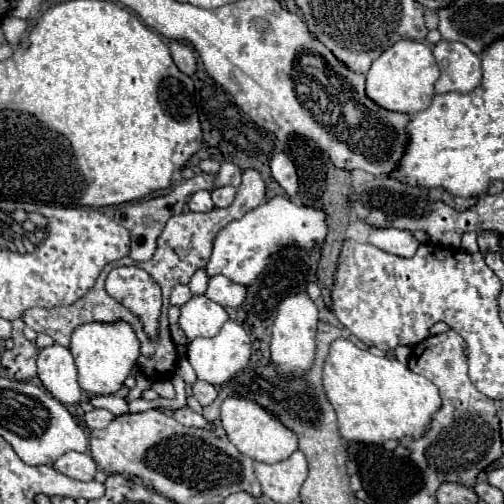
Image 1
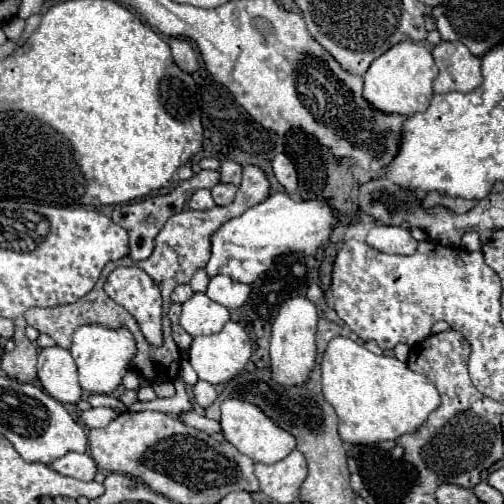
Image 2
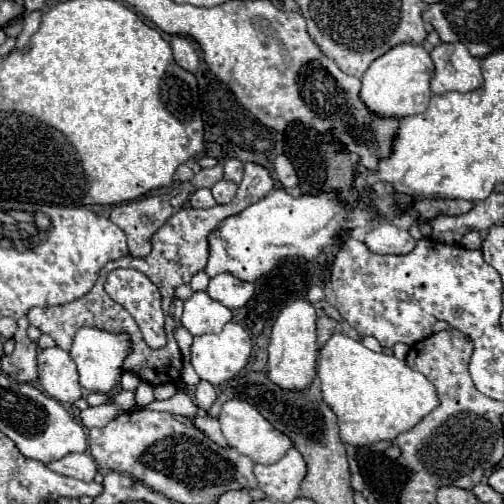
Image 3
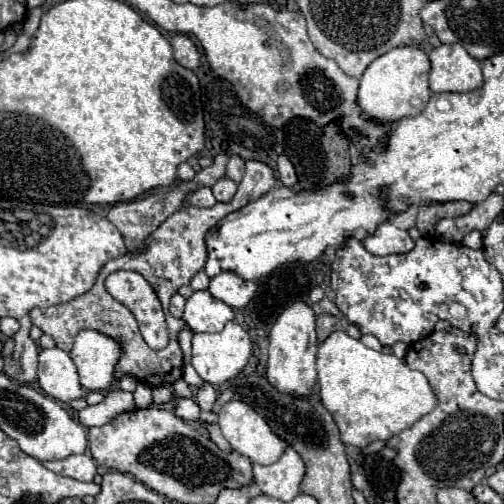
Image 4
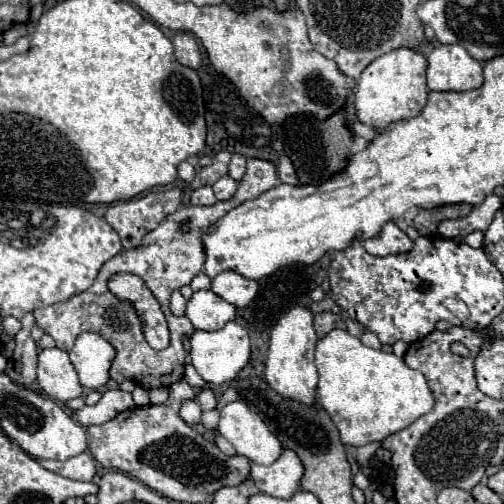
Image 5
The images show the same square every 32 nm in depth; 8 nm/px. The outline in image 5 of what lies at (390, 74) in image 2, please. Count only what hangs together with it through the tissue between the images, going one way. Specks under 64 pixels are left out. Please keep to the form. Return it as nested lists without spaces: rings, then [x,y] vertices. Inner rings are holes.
[[[398,48],[392,50],[374,62],[370,62],[354,92],[354,108],[356,108],[356,118],[362,124],[372,126],[374,130],[384,130],[392,122],[408,120],[412,116],[420,114],[420,108],[424,108],[428,98],[428,86],[426,86],[426,58],[408,48]]]

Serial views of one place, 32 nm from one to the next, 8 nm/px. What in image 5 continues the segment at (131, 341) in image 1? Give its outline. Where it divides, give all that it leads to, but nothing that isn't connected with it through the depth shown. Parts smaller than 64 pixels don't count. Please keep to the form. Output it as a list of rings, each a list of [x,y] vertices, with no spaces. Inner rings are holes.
[[[84,332],[78,336],[74,348],[70,350],[70,362],[74,366],[74,370],[78,372],[80,376],[80,384],[84,388],[90,388],[90,390],[100,390],[106,386],[106,382],[110,380],[110,364],[112,364],[112,356],[114,356],[114,348],[108,340],[104,340],[102,336],[96,336],[94,332]]]

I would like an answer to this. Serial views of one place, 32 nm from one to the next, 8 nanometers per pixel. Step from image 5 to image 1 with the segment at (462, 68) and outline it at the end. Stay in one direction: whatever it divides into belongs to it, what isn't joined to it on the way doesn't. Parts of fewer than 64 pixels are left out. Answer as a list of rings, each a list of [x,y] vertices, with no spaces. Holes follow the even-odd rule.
[[[440,40],[432,52],[440,66],[440,78],[434,84],[438,94],[472,92],[482,82],[480,58],[462,42]]]

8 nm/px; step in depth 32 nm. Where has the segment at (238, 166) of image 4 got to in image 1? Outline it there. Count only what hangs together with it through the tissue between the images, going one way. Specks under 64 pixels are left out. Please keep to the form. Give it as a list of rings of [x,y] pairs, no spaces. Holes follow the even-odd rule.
[[[224,162],[220,172],[216,174],[216,184],[224,184],[224,186],[240,186],[240,176],[242,176],[242,170],[232,164],[232,162]]]

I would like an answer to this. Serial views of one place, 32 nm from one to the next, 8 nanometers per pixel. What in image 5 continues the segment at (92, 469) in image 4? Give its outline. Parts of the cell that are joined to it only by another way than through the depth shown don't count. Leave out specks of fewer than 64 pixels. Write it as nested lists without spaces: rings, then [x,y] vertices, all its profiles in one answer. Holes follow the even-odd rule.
[[[82,452],[70,460],[46,460],[46,458],[34,458],[40,466],[44,466],[50,472],[56,472],[64,478],[72,478],[72,480],[82,480],[82,482],[90,482],[96,474],[96,464],[94,458],[88,452]]]

